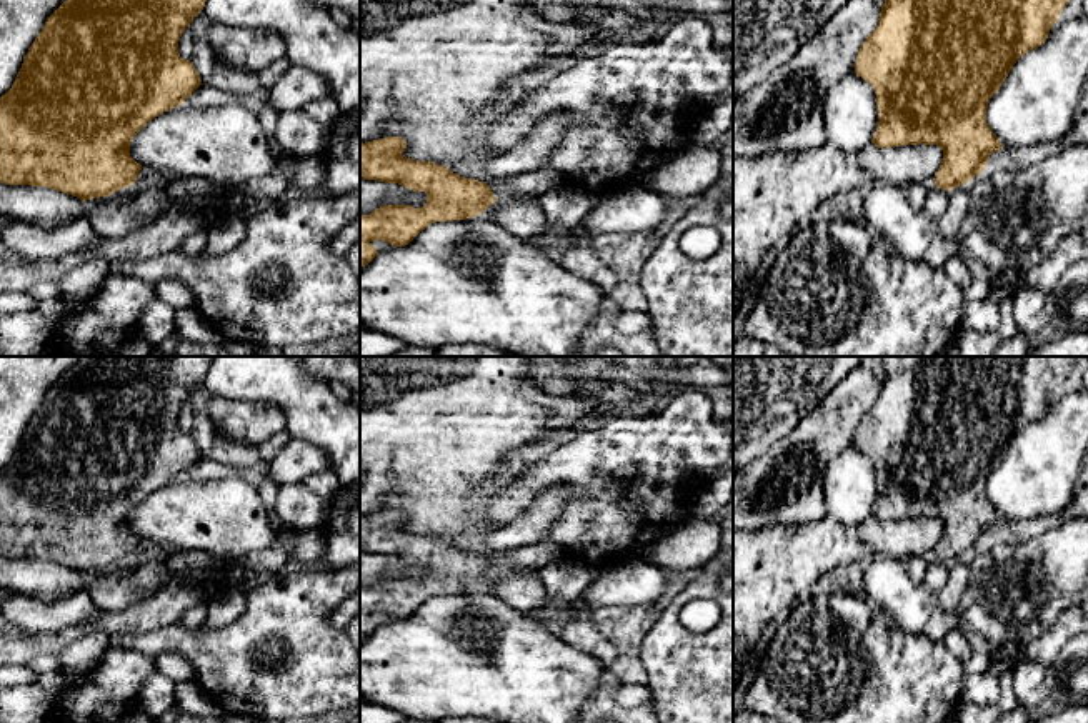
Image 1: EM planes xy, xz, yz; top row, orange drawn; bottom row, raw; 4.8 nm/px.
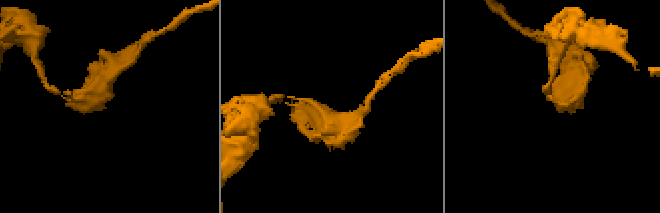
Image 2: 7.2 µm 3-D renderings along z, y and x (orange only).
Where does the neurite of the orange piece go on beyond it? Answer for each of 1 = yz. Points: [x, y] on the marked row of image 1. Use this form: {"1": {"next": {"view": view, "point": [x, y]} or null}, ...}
{"1": {"next": null}}

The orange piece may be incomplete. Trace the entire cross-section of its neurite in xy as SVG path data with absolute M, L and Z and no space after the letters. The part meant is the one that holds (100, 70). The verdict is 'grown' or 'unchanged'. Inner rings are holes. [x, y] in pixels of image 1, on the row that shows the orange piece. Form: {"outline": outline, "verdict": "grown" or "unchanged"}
{"outline": "M65 0L45 22L28 48L12 88L0 97L0 183L47 187L83 202L108 197L137 182L142 165L130 157L132 138L155 117L182 105L200 85L190 60L178 53L178 40L207 0Z", "verdict": "unchanged"}

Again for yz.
{"outline": "M885 0L878 25L860 47L855 62L855 73L868 82L876 95L878 127L871 143L875 143L878 148L920 143L938 145L943 150L943 160L935 173L935 185L941 190L951 192L953 188L965 185L980 175L986 168L990 155L1003 148L1001 142L986 123L986 108L990 98L1000 90L1016 60L1046 42L1051 27L1058 22L1058 17L1068 2L1070 0Z", "verdict": "unchanged"}

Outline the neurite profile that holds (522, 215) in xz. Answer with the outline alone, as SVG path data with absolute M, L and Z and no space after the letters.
M535 195L500 198L482 215L523 240L535 240L546 230L546 217L540 197Z

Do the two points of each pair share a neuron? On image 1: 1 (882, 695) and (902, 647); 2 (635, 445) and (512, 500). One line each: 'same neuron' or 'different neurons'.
1: same neuron
2: same neuron

